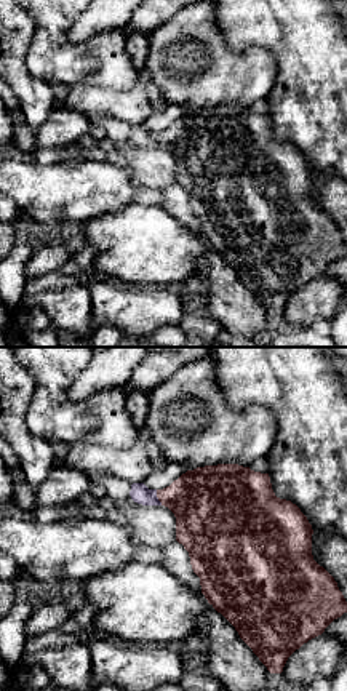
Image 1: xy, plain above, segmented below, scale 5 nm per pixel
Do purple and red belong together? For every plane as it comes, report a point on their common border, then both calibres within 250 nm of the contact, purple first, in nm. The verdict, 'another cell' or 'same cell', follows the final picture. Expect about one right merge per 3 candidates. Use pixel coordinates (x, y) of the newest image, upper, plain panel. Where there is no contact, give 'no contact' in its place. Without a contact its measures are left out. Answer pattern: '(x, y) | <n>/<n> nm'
(157, 139) | 100/360 nm

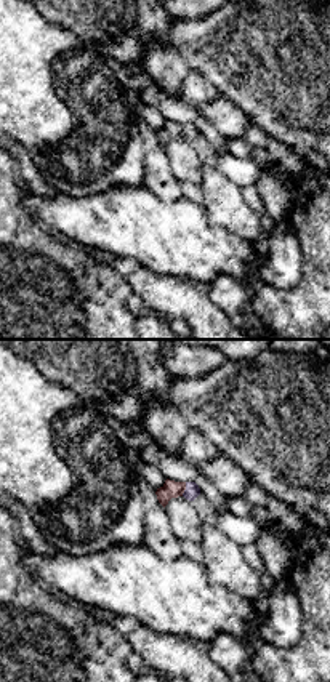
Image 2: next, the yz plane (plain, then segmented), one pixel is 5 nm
(186, 130) | 70/90 nm

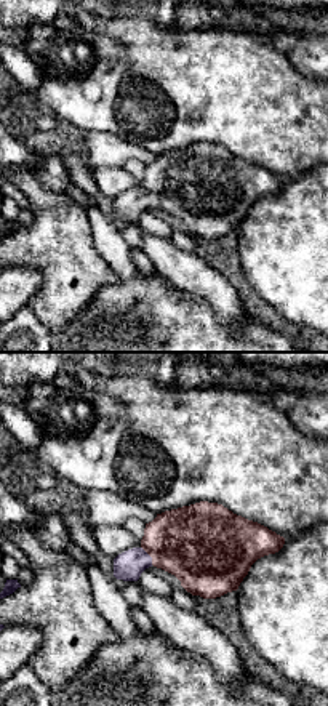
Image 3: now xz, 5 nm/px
(149, 197) | 150/400 nm

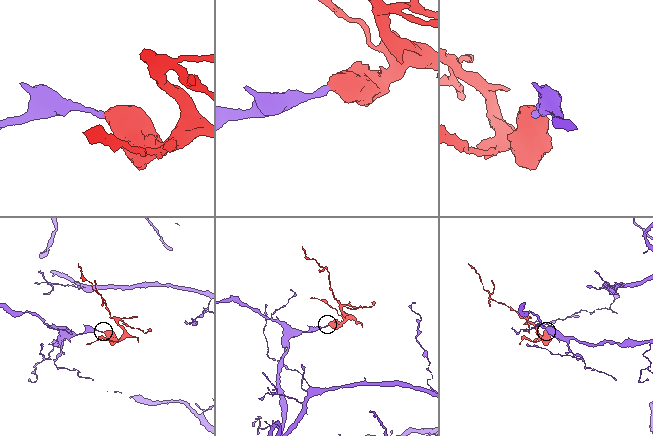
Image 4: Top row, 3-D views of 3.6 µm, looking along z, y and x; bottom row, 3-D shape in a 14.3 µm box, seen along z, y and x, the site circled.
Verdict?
same cell

